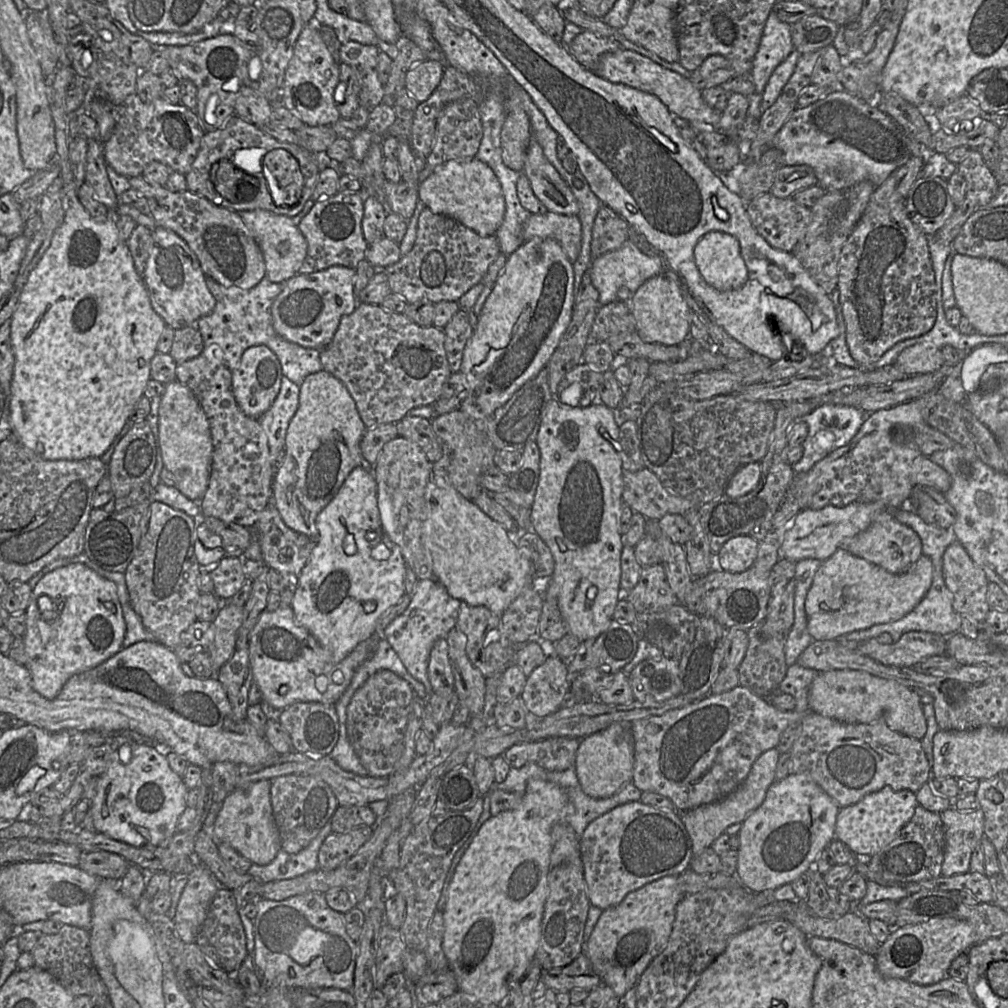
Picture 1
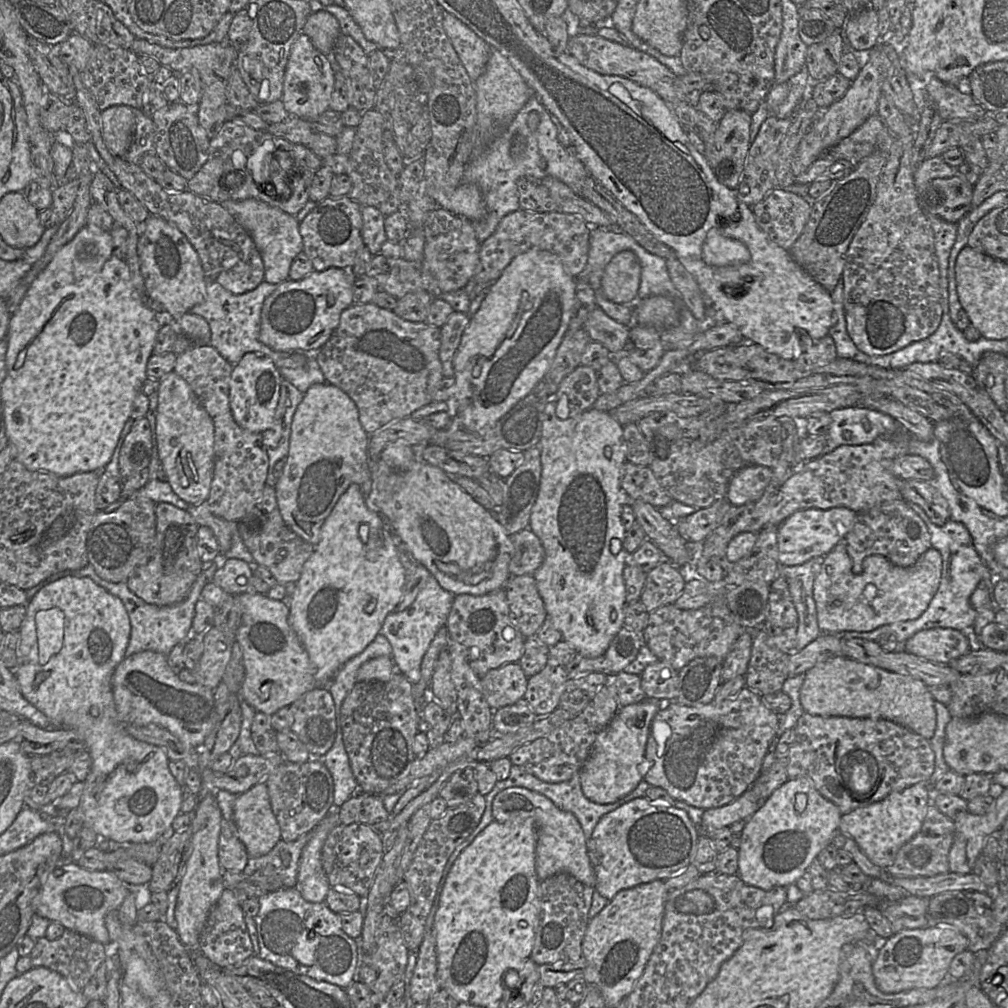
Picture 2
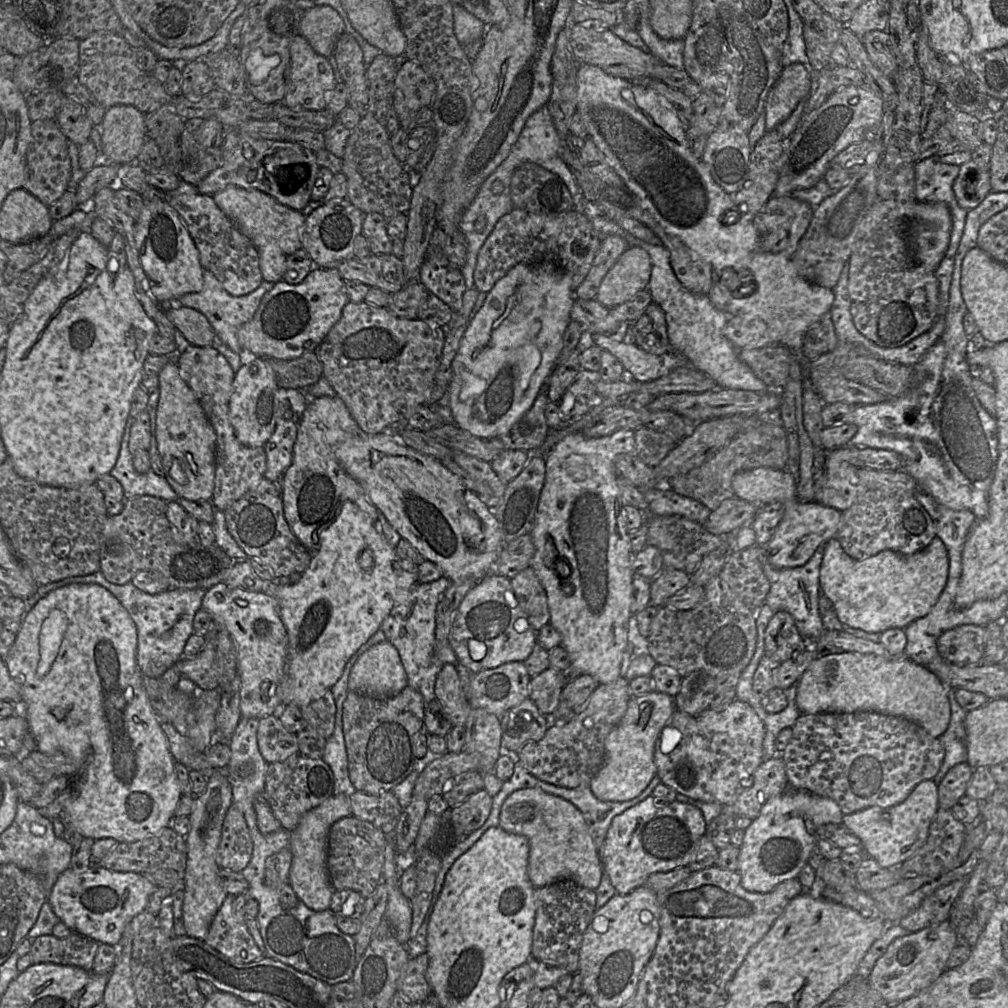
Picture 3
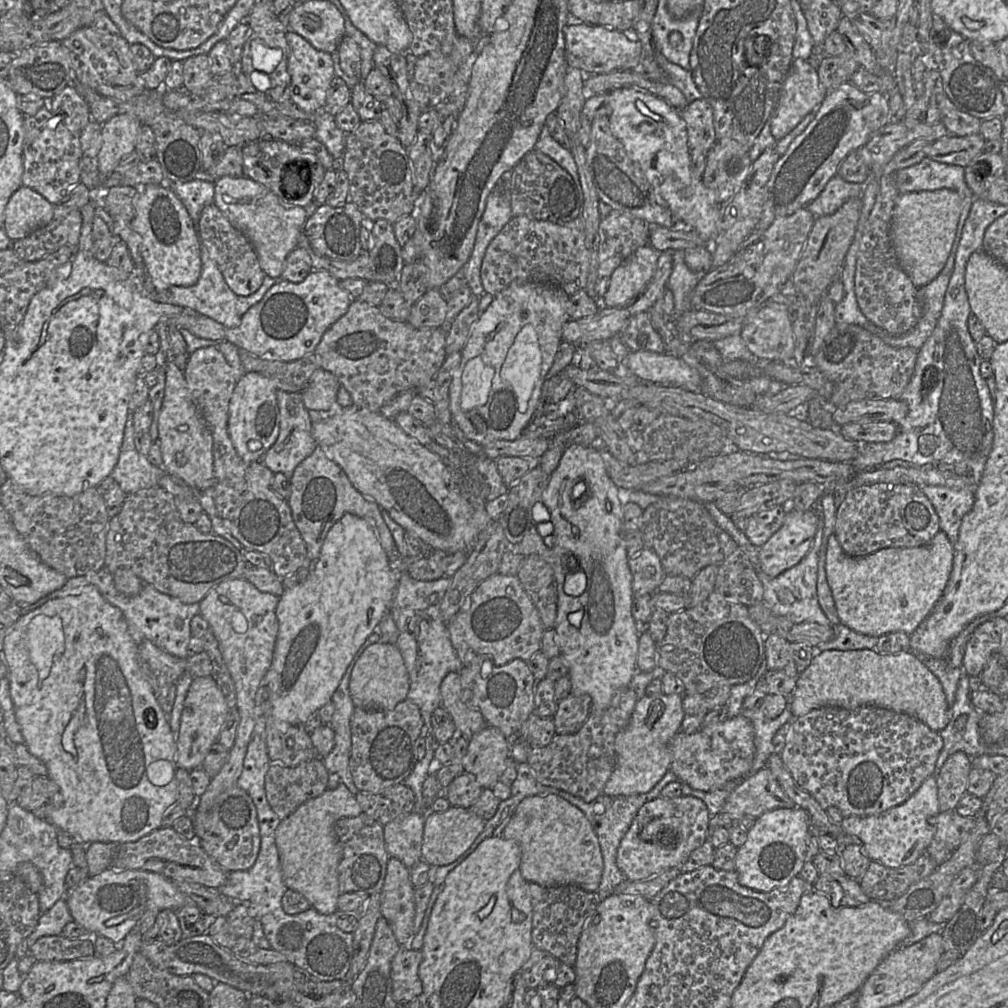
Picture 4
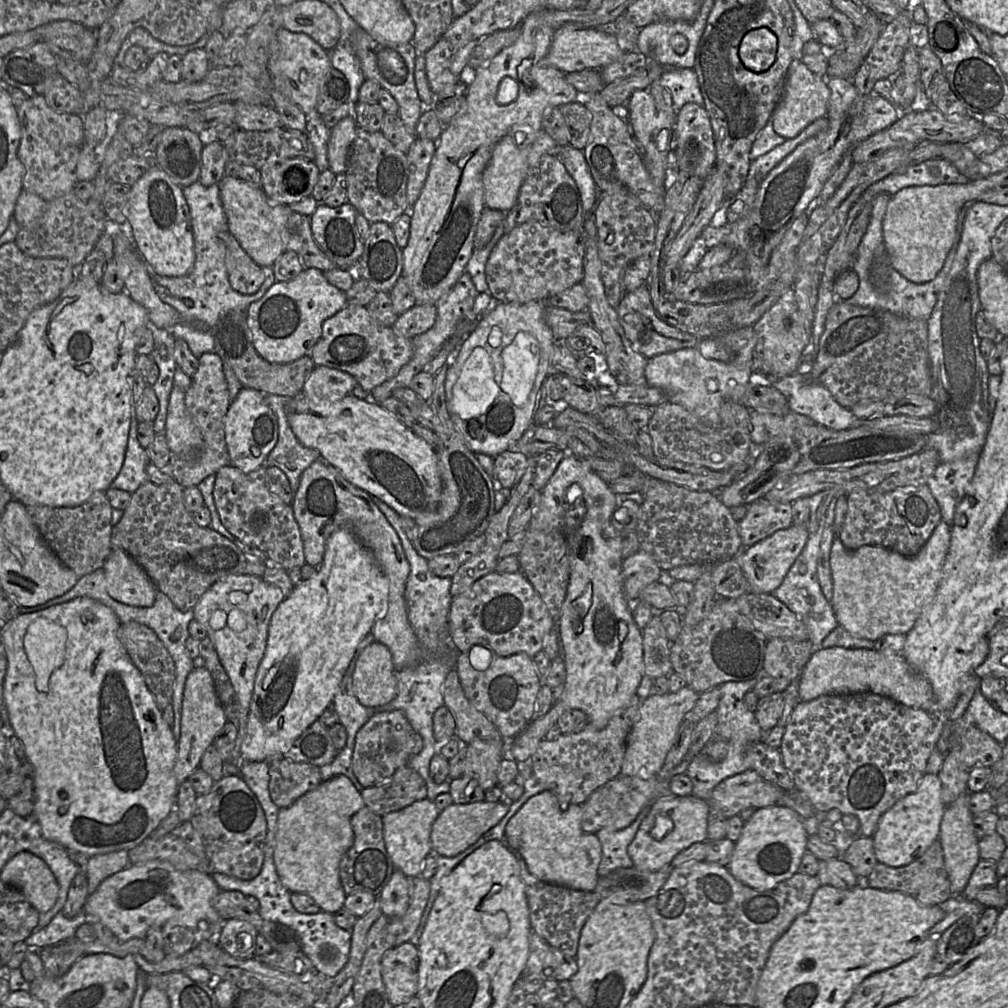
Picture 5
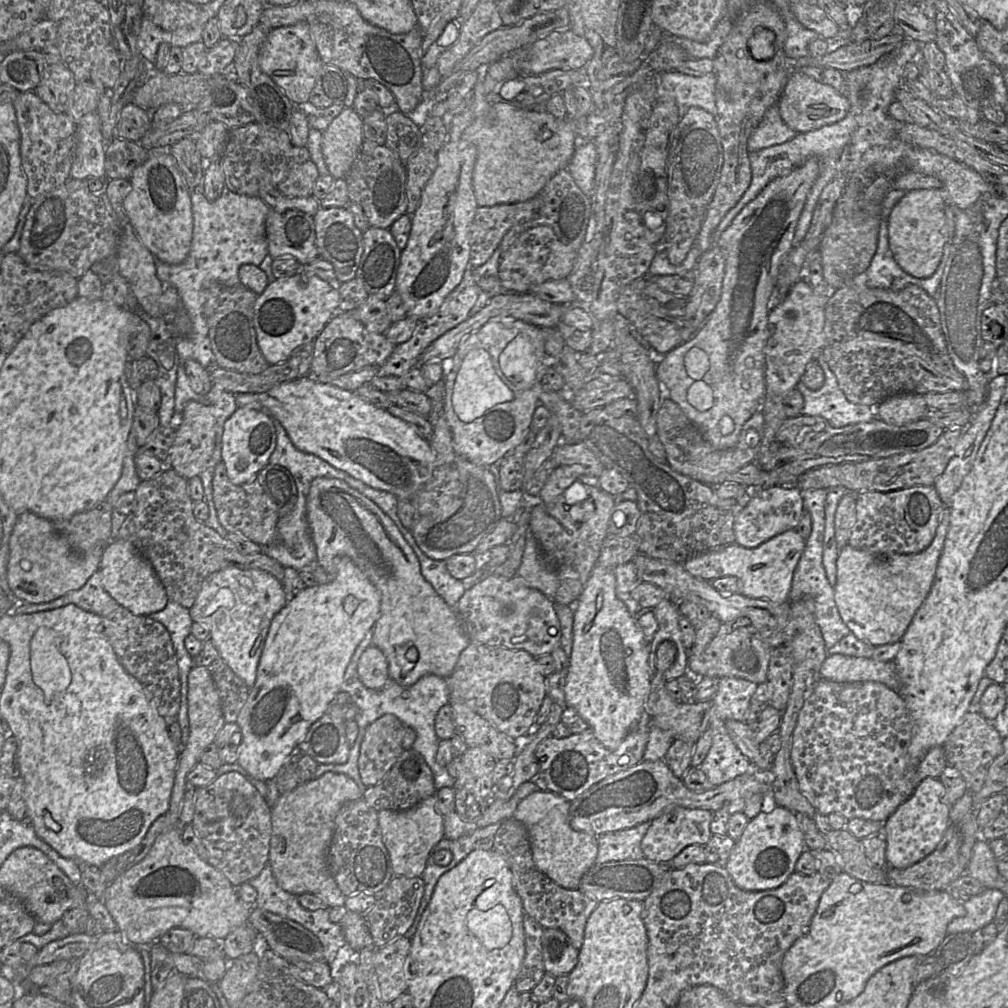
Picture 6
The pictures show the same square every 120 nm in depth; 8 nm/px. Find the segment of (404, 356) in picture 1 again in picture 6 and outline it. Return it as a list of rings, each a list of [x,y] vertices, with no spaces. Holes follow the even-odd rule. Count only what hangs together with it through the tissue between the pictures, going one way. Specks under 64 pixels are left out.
[[[337,312],[313,341],[310,374],[321,382],[330,383],[348,372],[369,366],[382,366],[395,348],[385,334],[369,331],[352,312]]]

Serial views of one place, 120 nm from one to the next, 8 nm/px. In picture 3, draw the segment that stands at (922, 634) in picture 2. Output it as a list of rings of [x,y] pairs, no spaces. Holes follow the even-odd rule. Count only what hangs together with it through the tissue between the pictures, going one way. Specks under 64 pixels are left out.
[[[961,625],[943,632],[937,650],[947,662],[957,666],[977,665],[983,661],[985,629],[979,625]]]

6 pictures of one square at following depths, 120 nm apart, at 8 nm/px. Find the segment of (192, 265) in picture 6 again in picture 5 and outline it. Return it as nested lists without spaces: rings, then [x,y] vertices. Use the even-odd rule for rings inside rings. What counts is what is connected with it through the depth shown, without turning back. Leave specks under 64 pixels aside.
[[[199,181],[182,189],[184,198],[188,204],[191,215],[191,226],[194,238],[195,262],[193,270],[181,277],[165,277],[155,273],[150,264],[146,264],[147,272],[152,280],[155,291],[159,298],[173,306],[182,316],[182,322],[174,325],[170,330],[175,338],[181,338],[186,341],[192,353],[199,358],[202,354],[213,352],[215,350],[215,326],[218,322],[231,311],[246,311],[249,305],[259,300],[267,290],[276,282],[272,266],[261,267],[264,274],[264,282],[260,289],[251,295],[244,295],[235,291],[229,282],[227,269],[225,266],[226,246],[220,238],[221,233],[229,231],[227,217],[225,215],[222,202],[219,195],[218,184],[204,186]],[[193,320],[204,321],[208,325],[207,330],[195,330],[188,323]]]

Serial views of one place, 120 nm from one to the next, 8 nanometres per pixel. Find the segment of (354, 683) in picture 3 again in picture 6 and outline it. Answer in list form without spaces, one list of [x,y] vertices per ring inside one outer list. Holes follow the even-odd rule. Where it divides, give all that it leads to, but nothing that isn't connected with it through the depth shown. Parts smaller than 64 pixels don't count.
[[[374,645],[369,646],[358,661],[358,674],[365,687],[381,690],[389,679],[388,662],[383,652]]]

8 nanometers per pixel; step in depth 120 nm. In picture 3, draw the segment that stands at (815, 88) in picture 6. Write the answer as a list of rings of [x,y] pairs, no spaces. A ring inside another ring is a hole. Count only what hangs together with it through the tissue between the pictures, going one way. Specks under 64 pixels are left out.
[[[802,63],[784,67],[766,99],[766,131],[776,129],[801,100],[807,99],[811,88],[810,70]]]

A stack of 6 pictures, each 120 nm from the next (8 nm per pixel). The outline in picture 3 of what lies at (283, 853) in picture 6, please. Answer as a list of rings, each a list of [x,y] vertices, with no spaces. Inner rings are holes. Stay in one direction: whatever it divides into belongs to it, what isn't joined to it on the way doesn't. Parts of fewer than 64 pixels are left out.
[[[345,794],[331,795],[317,807],[307,811],[290,833],[292,853],[290,885],[299,901],[314,911],[330,909],[331,897],[335,889],[327,869],[328,836],[332,825],[347,816],[352,816],[350,797]]]

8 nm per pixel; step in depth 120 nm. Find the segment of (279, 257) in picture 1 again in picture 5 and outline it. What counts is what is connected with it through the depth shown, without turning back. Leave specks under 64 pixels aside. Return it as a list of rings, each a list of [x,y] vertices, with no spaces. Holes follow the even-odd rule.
[[[225,175],[218,183],[218,187],[231,234],[260,267],[272,266],[286,251],[284,231],[288,218],[293,213],[289,205],[271,202],[263,189],[234,176]]]

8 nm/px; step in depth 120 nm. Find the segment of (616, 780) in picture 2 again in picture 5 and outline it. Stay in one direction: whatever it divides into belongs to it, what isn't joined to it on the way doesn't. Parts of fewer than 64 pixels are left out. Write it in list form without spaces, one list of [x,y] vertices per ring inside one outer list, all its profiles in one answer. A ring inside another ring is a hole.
[[[689,687],[663,695],[651,694],[640,705],[637,719],[626,740],[626,750],[619,776],[655,777],[661,771],[665,758],[674,744],[679,728],[687,713],[698,700],[699,693]]]

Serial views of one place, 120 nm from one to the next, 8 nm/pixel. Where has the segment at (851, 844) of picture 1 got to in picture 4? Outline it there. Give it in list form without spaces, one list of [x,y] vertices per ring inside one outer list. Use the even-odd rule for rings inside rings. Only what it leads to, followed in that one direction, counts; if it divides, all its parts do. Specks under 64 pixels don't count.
[[[932,775],[903,803],[877,815],[844,817],[841,827],[844,833],[858,837],[865,855],[871,861],[899,868],[915,862],[926,851],[936,832],[936,826],[930,824],[929,819],[939,813],[937,780]]]

